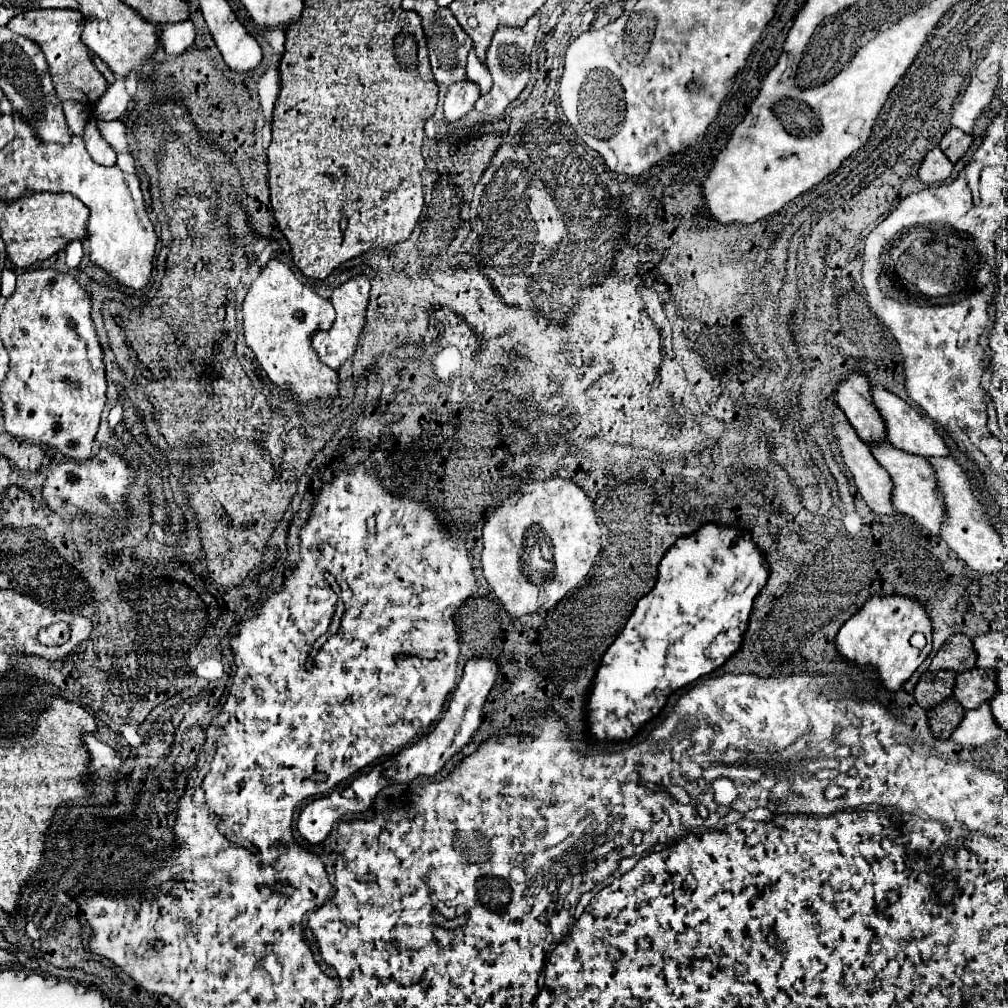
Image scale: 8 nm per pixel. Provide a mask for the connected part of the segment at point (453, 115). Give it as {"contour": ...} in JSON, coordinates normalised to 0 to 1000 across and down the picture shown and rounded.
{"contour":[[[462,78],[462,82],[448,82],[444,86],[444,92],[440,96],[440,114],[444,120],[452,120],[460,116],[476,96],[474,86]]]}

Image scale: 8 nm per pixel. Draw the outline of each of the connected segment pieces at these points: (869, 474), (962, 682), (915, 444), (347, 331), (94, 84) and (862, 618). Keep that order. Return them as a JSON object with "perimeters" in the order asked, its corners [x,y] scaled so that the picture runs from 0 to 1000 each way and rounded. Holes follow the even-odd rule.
{"perimeters":[[[[831,406],[827,412],[827,426],[829,426],[829,434],[831,434],[831,443],[837,455],[837,461],[843,465],[847,479],[855,491],[855,495],[861,499],[861,503],[869,509],[869,511],[891,511],[883,499],[883,487],[885,487],[885,479],[883,479],[883,471],[879,471],[877,463],[871,463],[871,457],[867,455],[867,451],[863,451],[863,443],[859,439],[853,438],[853,434],[849,432],[849,428],[843,424],[839,412]]],[[[966,662],[962,666],[948,670],[946,691],[954,697],[956,703],[966,703],[976,695],[982,695],[988,688],[988,664]]],[[[873,382],[865,384],[865,396],[867,396],[867,402],[871,404],[877,420],[879,420],[879,436],[887,443],[891,443],[893,447],[905,449],[905,451],[915,451],[919,455],[923,455],[923,453],[942,453],[942,445],[937,441],[937,438],[929,430],[929,426],[911,408],[907,408],[899,398],[895,398],[887,390],[881,390]]],[[[351,273],[349,277],[345,277],[343,281],[339,281],[337,285],[331,287],[327,299],[333,307],[333,318],[329,320],[329,324],[325,328],[315,328],[310,336],[312,346],[317,352],[317,358],[329,366],[335,366],[343,356],[347,356],[353,348],[355,342],[355,330],[361,324],[363,318],[363,303],[365,303],[365,291],[367,291],[367,279],[363,273]]],[[[30,9],[30,11],[10,19],[10,23],[6,27],[12,33],[24,35],[26,39],[34,41],[42,49],[42,53],[48,61],[48,70],[52,74],[58,98],[62,98],[62,100],[73,98],[73,100],[83,102],[85,106],[93,106],[107,82],[101,76],[101,72],[95,68],[95,64],[91,63],[91,59],[87,55],[87,47],[81,45],[81,41],[79,41],[81,23],[83,23],[81,13],[73,11],[73,9]]],[[[863,590],[863,596],[855,600],[855,604],[845,610],[831,626],[829,644],[847,658],[863,658],[869,660],[873,676],[883,684],[889,686],[895,678],[911,664],[911,660],[921,652],[925,644],[925,618],[921,612],[919,602],[911,598],[907,592],[899,590]],[[915,626],[919,630],[919,642],[909,644],[903,640],[905,628]]]]}

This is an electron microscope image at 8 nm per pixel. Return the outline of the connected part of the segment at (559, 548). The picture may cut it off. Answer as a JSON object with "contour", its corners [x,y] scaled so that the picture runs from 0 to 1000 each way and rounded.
{"contour":[[[522,473],[514,487],[492,503],[480,519],[478,564],[488,586],[508,612],[550,602],[587,564],[589,499],[565,475]]]}

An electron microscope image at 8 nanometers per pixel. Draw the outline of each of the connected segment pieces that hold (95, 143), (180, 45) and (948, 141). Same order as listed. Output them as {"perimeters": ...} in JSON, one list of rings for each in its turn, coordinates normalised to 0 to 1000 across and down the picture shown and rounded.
{"perimeters":[[[[91,114],[88,115],[87,122],[85,123],[83,140],[85,140],[87,152],[91,154],[91,158],[93,158],[95,162],[101,162],[101,164],[113,164],[113,162],[115,162],[115,152],[113,152],[113,148],[101,138],[101,134],[99,134],[95,125],[95,117]]],[[[185,19],[185,23],[169,23],[169,27],[157,27],[159,45],[167,55],[183,53],[190,45],[192,37],[194,31],[188,19]]],[[[950,128],[940,130],[940,132],[935,136],[935,140],[933,140],[935,152],[937,152],[944,162],[948,162],[948,160],[960,150],[962,144],[964,144],[964,134],[958,134],[956,130],[950,130]]]]}

